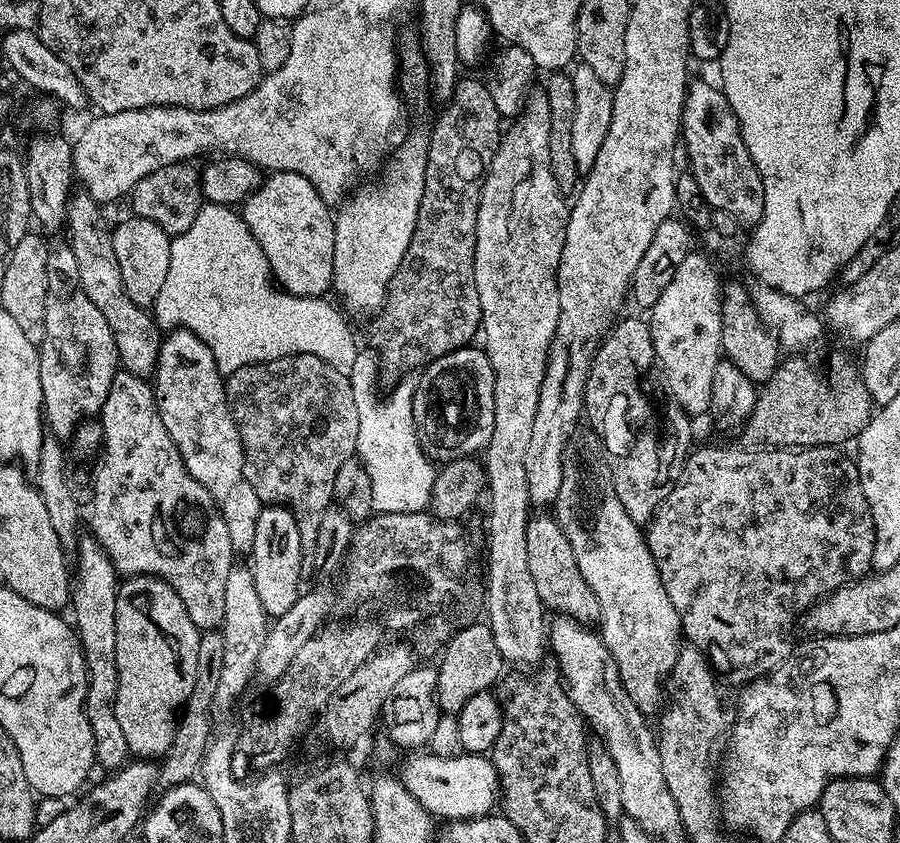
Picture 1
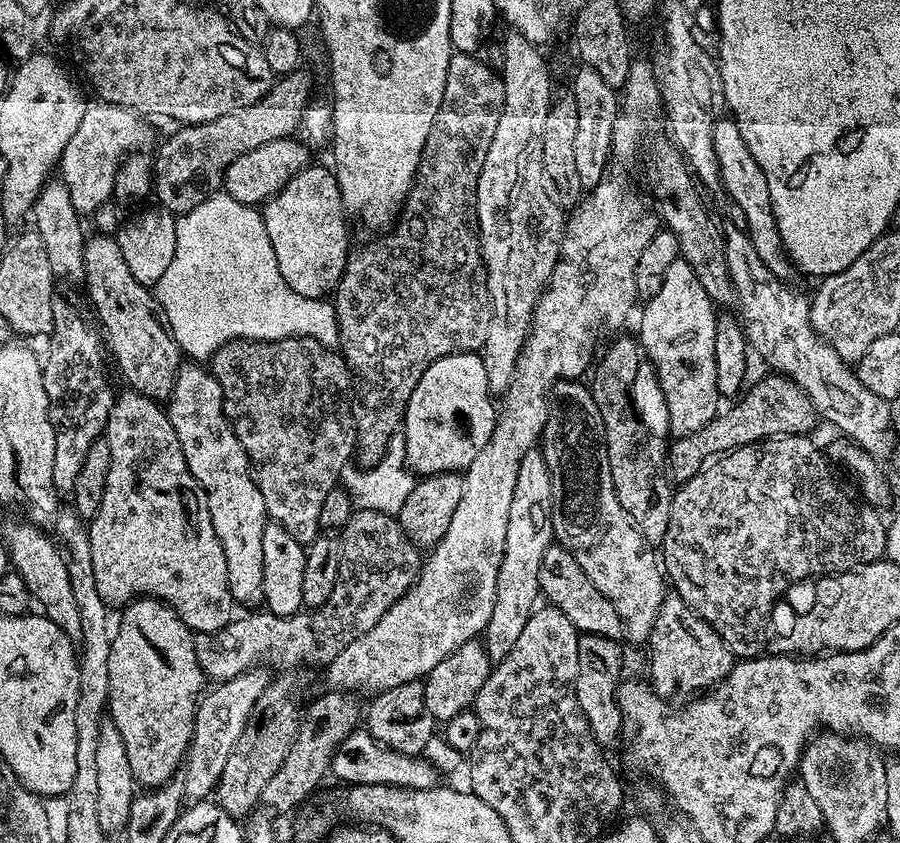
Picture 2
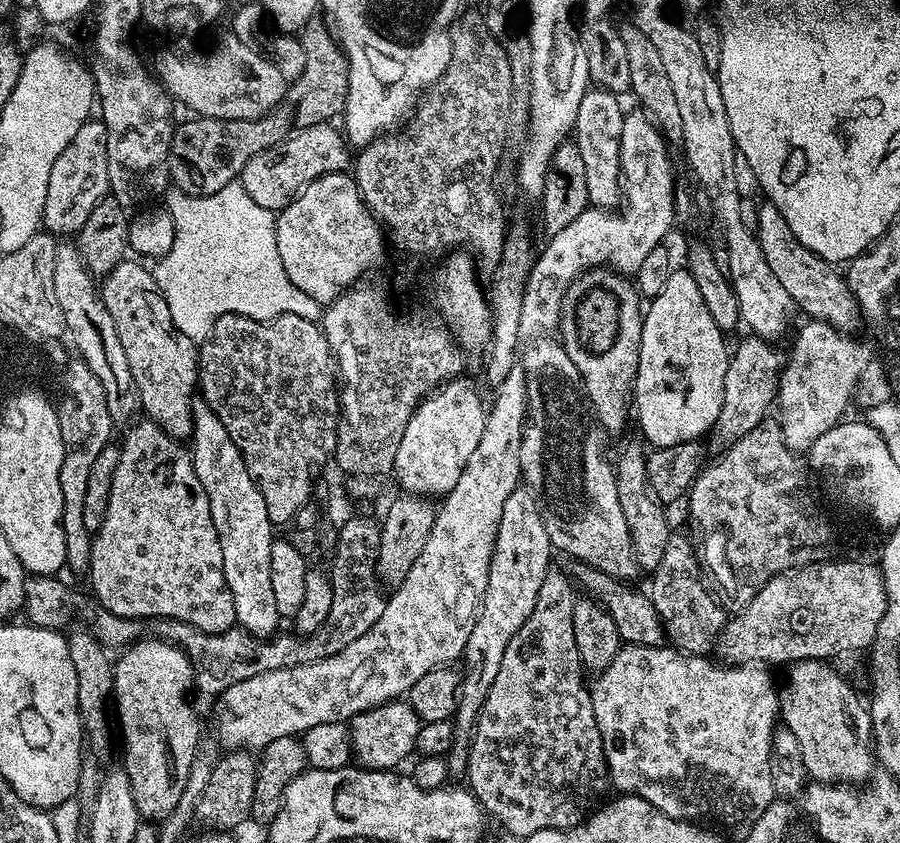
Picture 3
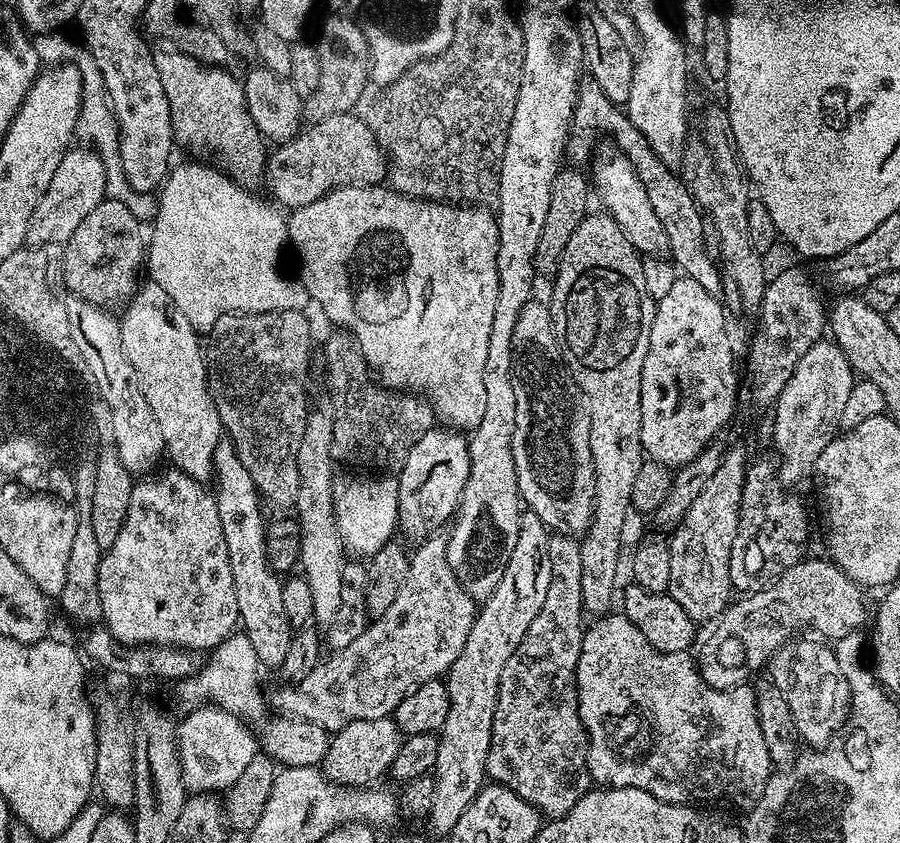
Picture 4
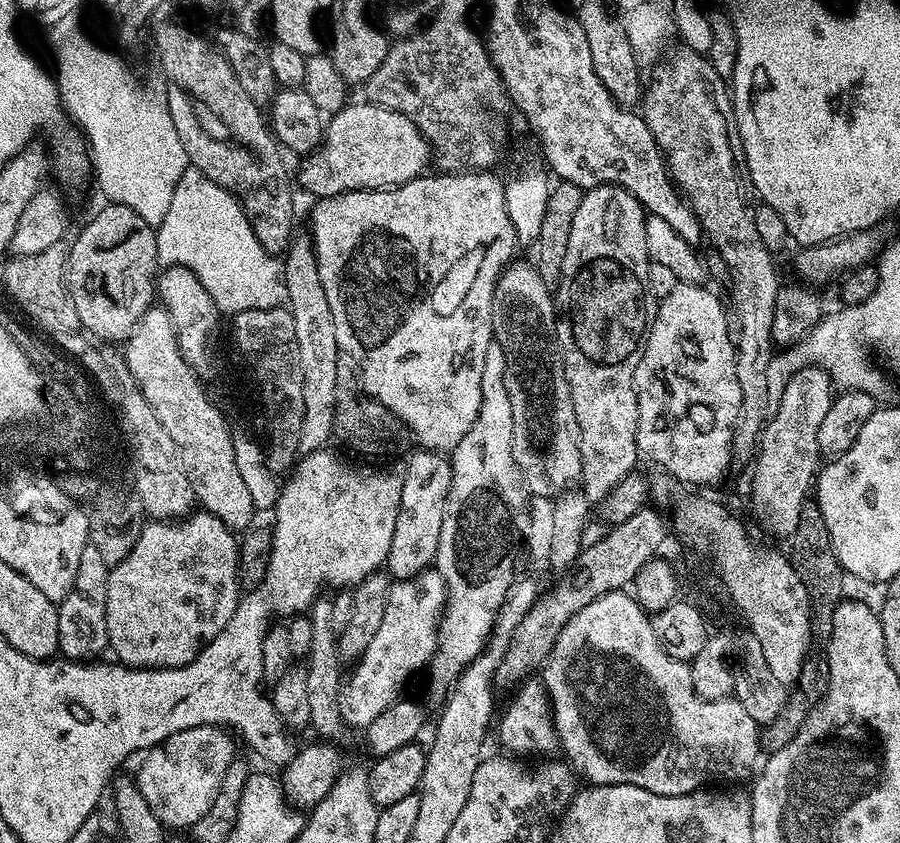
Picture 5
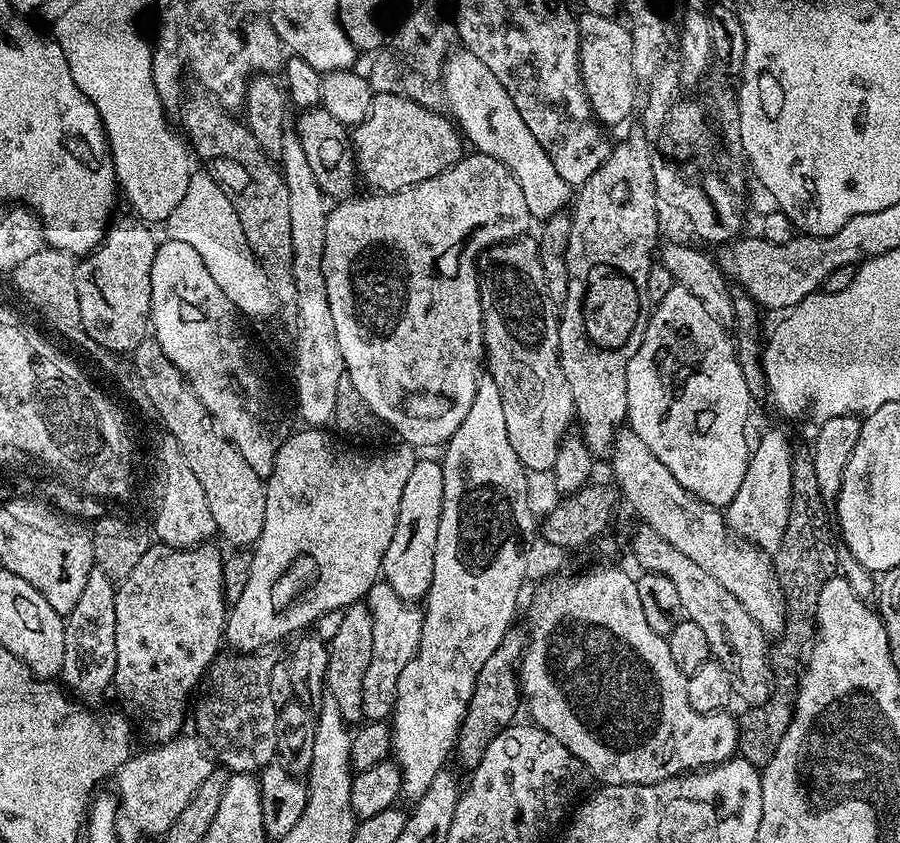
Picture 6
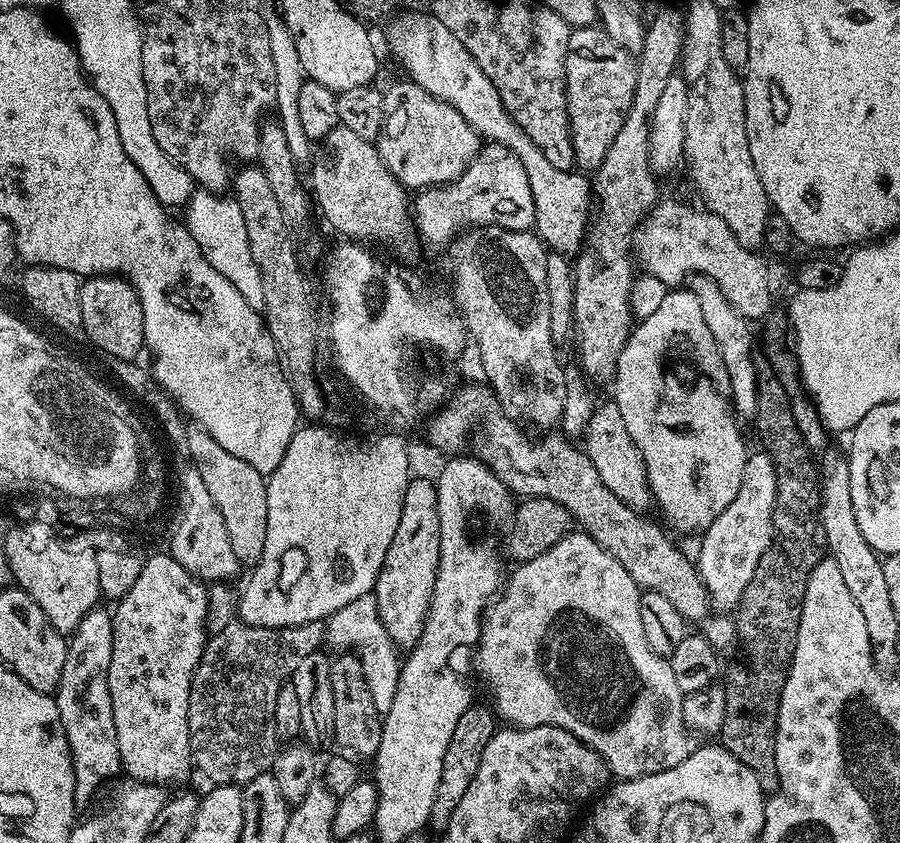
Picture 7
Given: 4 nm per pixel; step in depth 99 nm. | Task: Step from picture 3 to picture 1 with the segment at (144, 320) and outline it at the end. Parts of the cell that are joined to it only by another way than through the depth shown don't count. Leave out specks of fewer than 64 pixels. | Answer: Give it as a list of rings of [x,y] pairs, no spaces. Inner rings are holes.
[[[77,191],[69,200],[67,232],[66,242],[74,250],[74,259],[78,261],[78,278],[82,282],[82,290],[86,290],[86,298],[90,298],[90,302],[94,302],[98,310],[102,310],[106,322],[110,322],[123,371],[145,378],[151,377],[156,371],[156,359],[162,339],[161,329],[143,307],[136,305],[127,296],[117,255],[114,254],[112,232],[104,222],[100,204],[89,192]]]

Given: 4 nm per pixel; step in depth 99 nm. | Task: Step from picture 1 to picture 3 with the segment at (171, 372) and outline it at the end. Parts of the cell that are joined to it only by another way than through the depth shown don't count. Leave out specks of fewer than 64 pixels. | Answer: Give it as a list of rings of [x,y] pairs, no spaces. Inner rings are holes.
[[[203,398],[192,402],[192,435],[190,437],[192,453],[192,469],[198,474],[198,482],[206,490],[210,498],[210,514],[214,518],[214,526],[218,530],[218,538],[222,546],[222,566],[226,574],[226,586],[230,586],[230,594],[234,598],[234,614],[236,624],[245,628],[251,636],[273,635],[282,617],[278,614],[278,605],[274,602],[274,589],[270,582],[270,546],[274,539],[274,525],[266,514],[266,502],[262,502],[262,494],[250,478],[250,470],[246,470],[246,462],[234,446],[234,438],[226,434],[226,426],[222,426],[222,418],[218,418],[215,408],[211,408]]]

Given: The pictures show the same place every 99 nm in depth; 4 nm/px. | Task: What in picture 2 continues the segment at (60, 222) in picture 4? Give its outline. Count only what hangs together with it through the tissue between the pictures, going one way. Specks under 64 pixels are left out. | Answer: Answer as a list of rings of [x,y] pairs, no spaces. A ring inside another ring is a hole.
[[[96,102],[96,105],[93,103],[86,108],[82,122],[78,125],[78,130],[74,131],[70,137],[70,142],[66,143],[66,148],[58,163],[59,179],[63,180],[66,190],[70,190],[70,202],[74,204],[76,212],[81,214],[95,213],[97,208],[101,208],[103,204],[109,203],[113,199],[112,191],[120,163],[129,154],[137,150],[147,149],[149,147],[147,144],[152,140],[152,132],[143,122],[145,123],[131,108],[120,108],[116,104]]]

